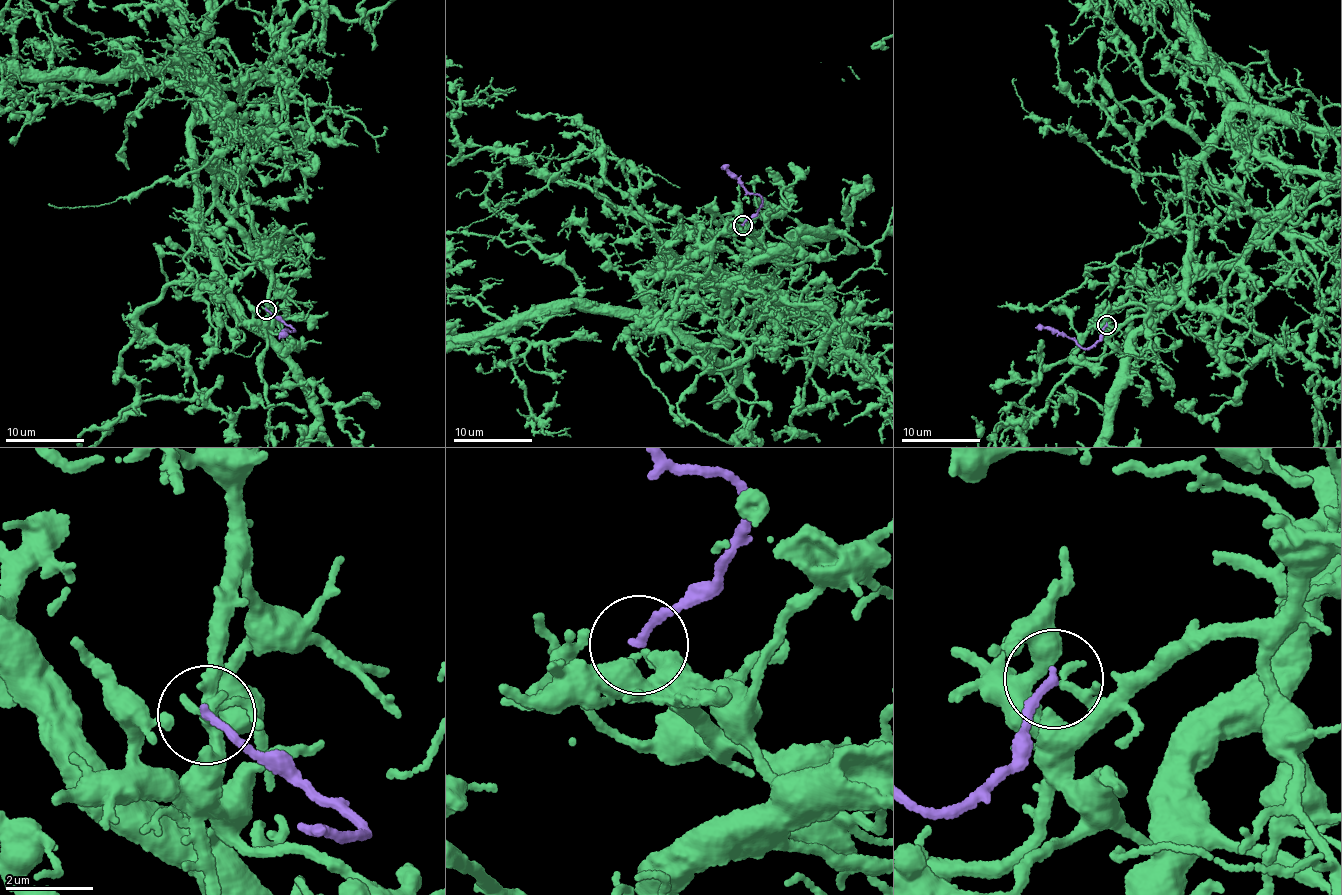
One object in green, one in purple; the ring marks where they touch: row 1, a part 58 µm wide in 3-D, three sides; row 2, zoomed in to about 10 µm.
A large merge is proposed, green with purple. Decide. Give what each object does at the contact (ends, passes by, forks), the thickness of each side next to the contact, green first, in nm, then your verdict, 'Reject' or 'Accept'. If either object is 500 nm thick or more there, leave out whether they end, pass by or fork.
At the ring green ends. At the ring purple ends. Thickness 240 nm (green) against 170 nm. Accept

